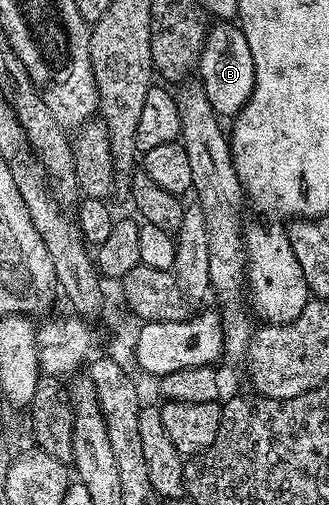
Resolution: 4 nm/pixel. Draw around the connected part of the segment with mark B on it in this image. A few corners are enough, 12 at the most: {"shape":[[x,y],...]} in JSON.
{"shape":[[239,24],[209,28],[198,82],[220,119],[256,86],[254,55]]}

